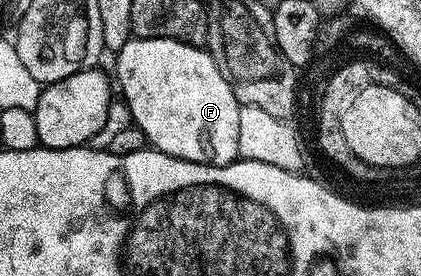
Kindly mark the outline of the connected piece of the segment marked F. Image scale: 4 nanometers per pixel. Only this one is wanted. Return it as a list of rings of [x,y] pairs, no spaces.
[[[131,37],[127,45],[116,52],[117,79],[123,102],[129,106],[132,122],[140,127],[148,142],[156,150],[186,159],[192,163],[206,163],[222,167],[238,158],[239,113],[242,104],[237,102],[233,87],[221,66],[213,60],[204,46],[184,43],[178,39],[139,39]]]

